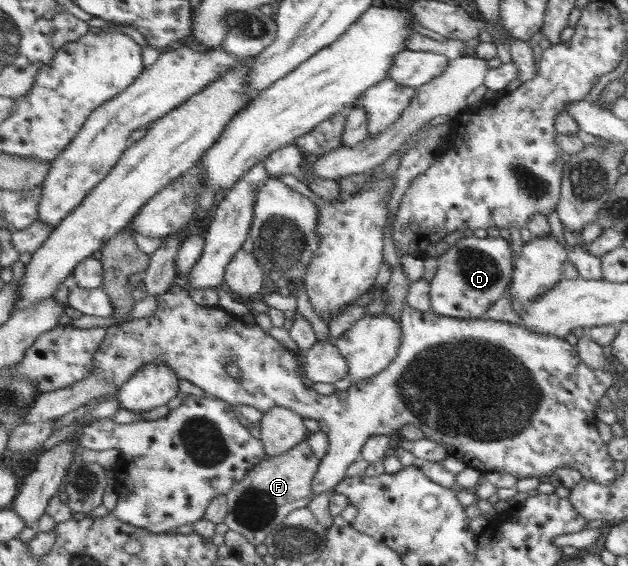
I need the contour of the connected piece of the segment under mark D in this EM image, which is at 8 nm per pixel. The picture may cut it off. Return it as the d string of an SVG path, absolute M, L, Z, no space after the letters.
M501 236L460 238L438 260L437 273L430 283L431 310L459 320L485 315L509 288L514 271L510 243Z

